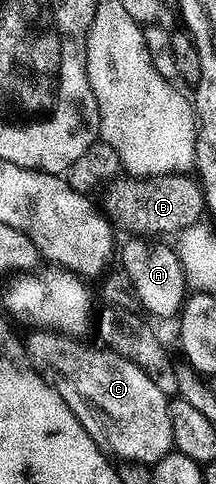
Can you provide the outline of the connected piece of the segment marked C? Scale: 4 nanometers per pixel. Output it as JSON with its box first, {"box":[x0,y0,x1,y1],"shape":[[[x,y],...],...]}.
{"box":[25,328,173,464],"shape":[[[35,328],[30,331],[31,335],[26,335],[25,345],[27,348],[26,358],[31,362],[31,367],[38,374],[50,382],[53,389],[63,397],[68,410],[72,410],[79,417],[79,423],[89,432],[89,436],[93,436],[93,440],[101,447],[108,455],[114,456],[116,459],[122,460],[127,464],[154,464],[159,462],[166,454],[172,453],[173,450],[173,428],[169,428],[169,408],[167,407],[169,398],[161,392],[161,388],[157,388],[157,384],[153,384],[153,380],[149,380],[149,376],[145,376],[145,372],[141,372],[141,368],[137,368],[137,364],[133,364],[129,360],[125,360],[120,354],[115,354],[112,350],[104,348],[102,345],[94,344],[95,346],[86,346],[83,342],[78,342],[78,337],[72,336],[67,332],[51,330],[48,328]]]}

